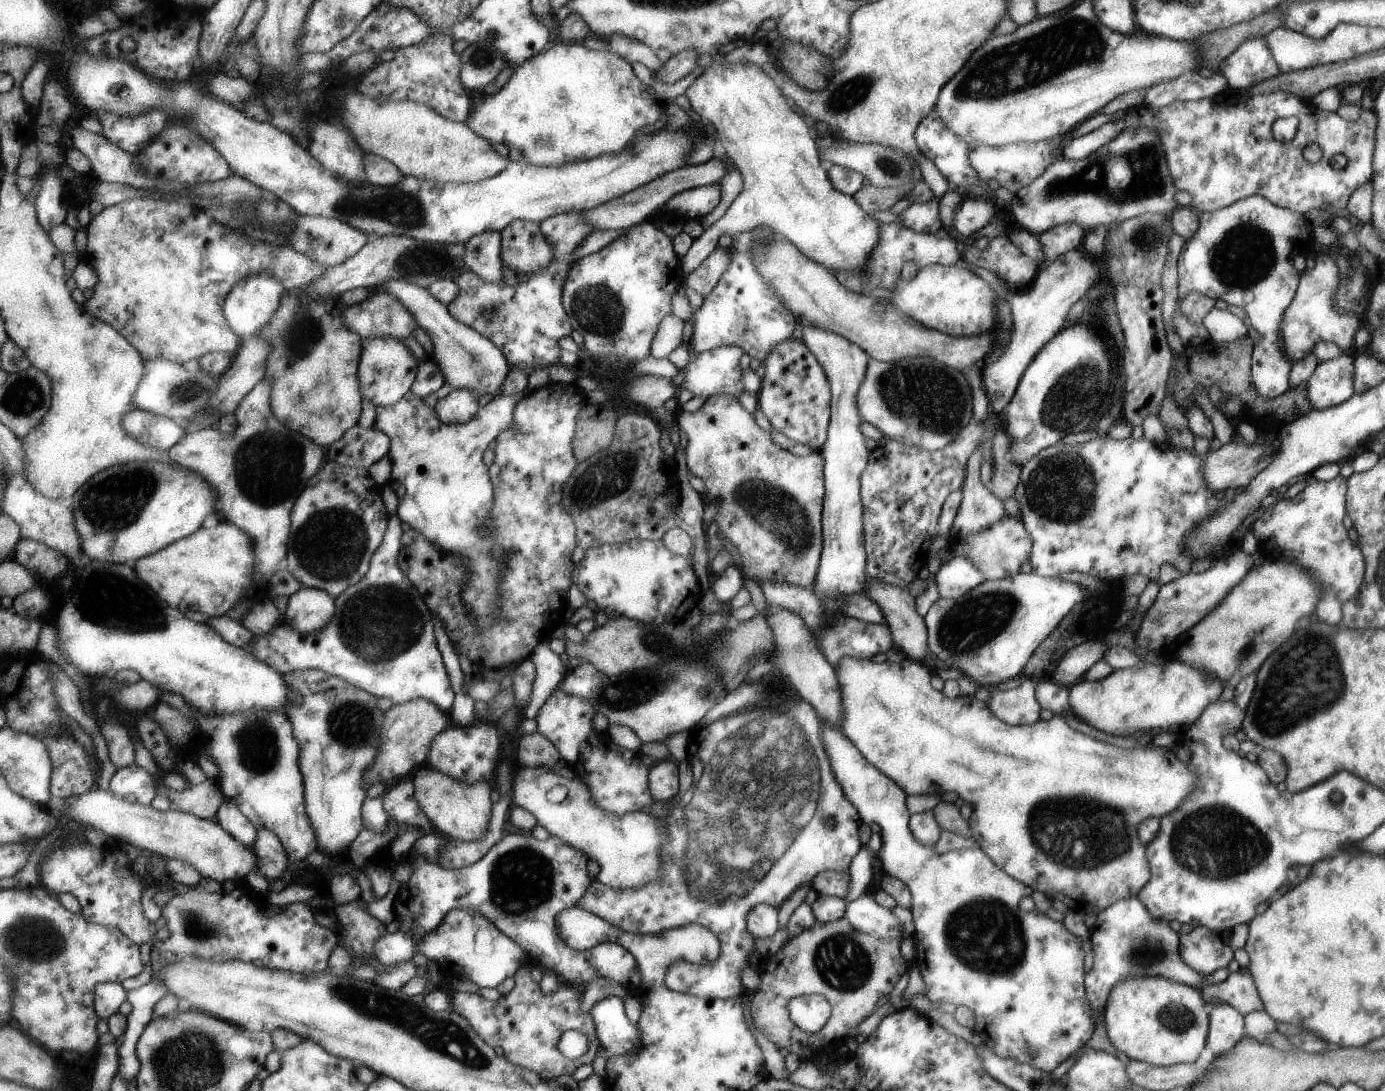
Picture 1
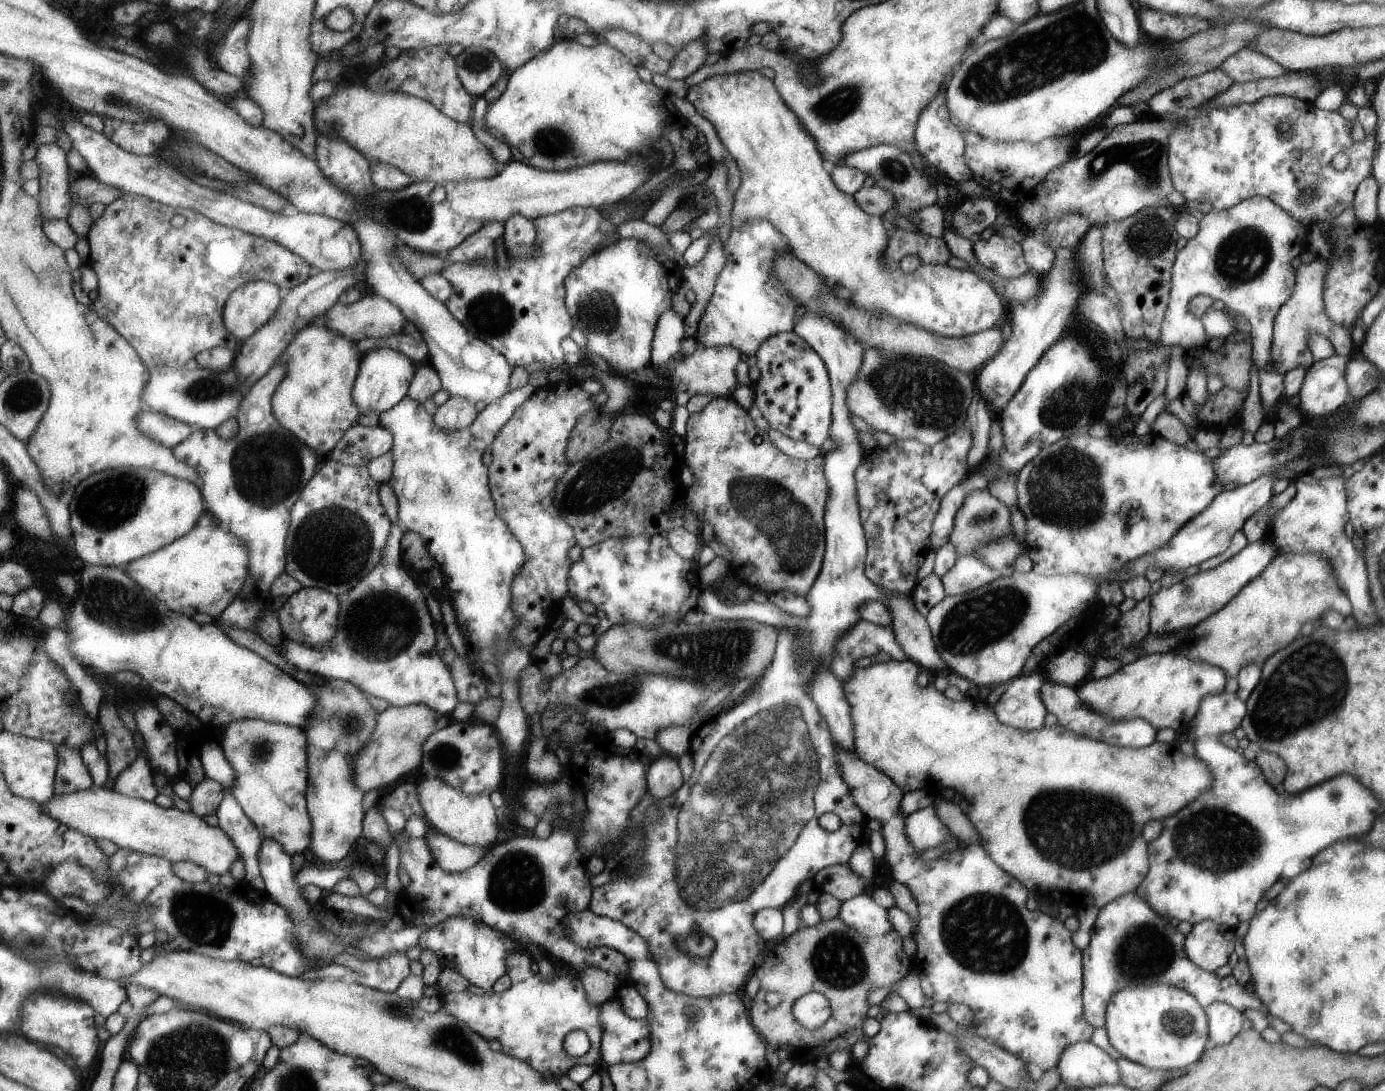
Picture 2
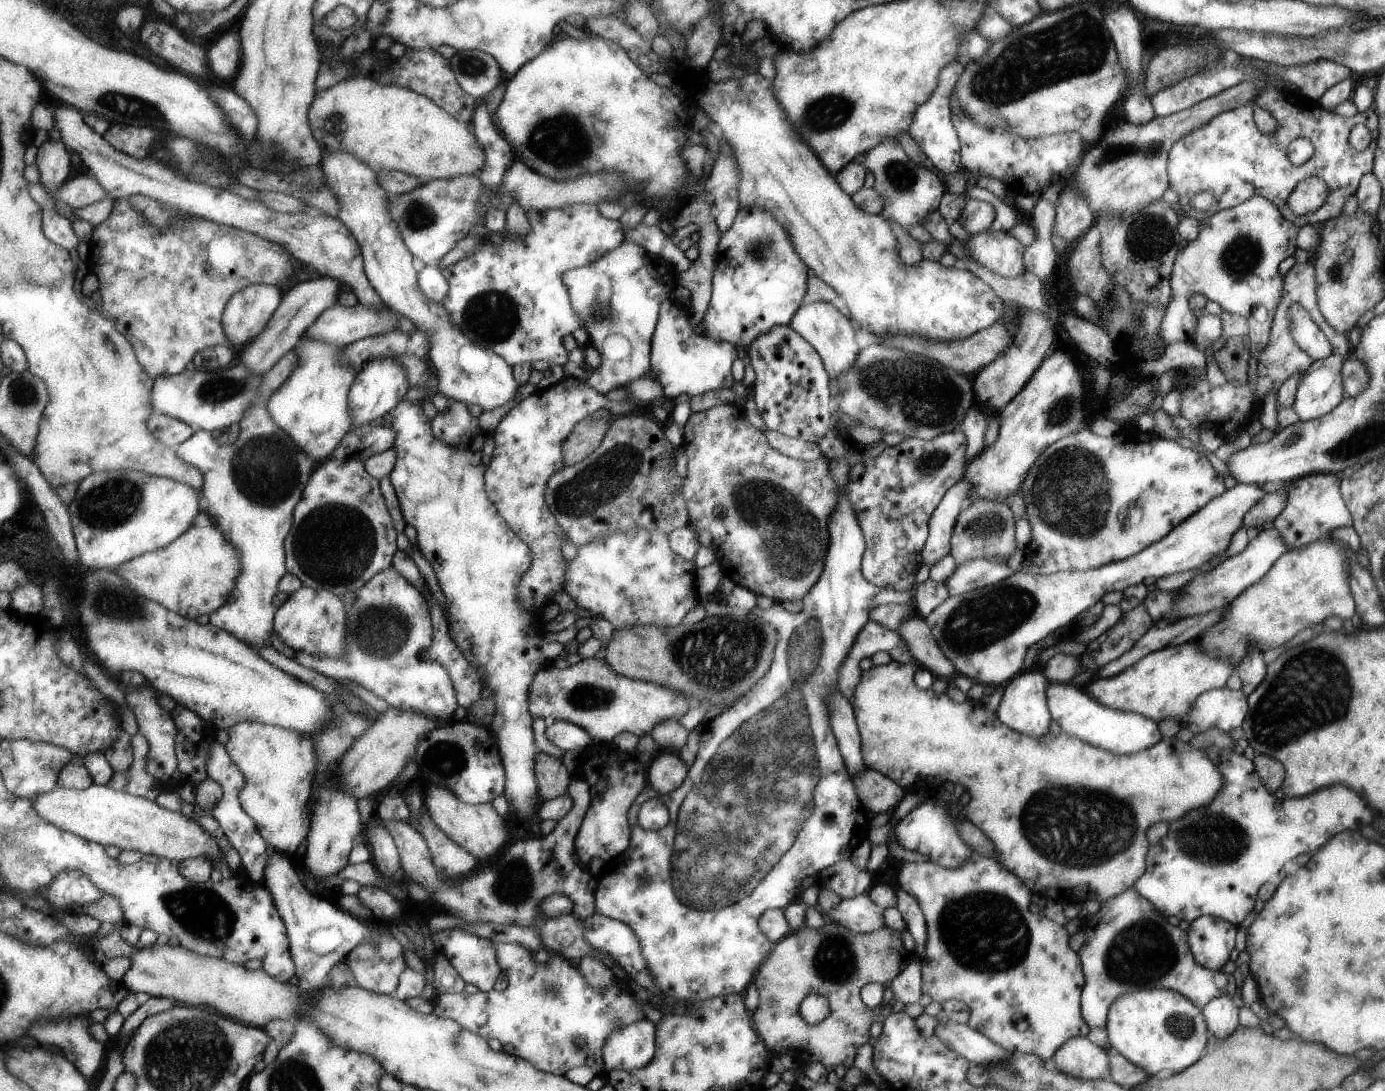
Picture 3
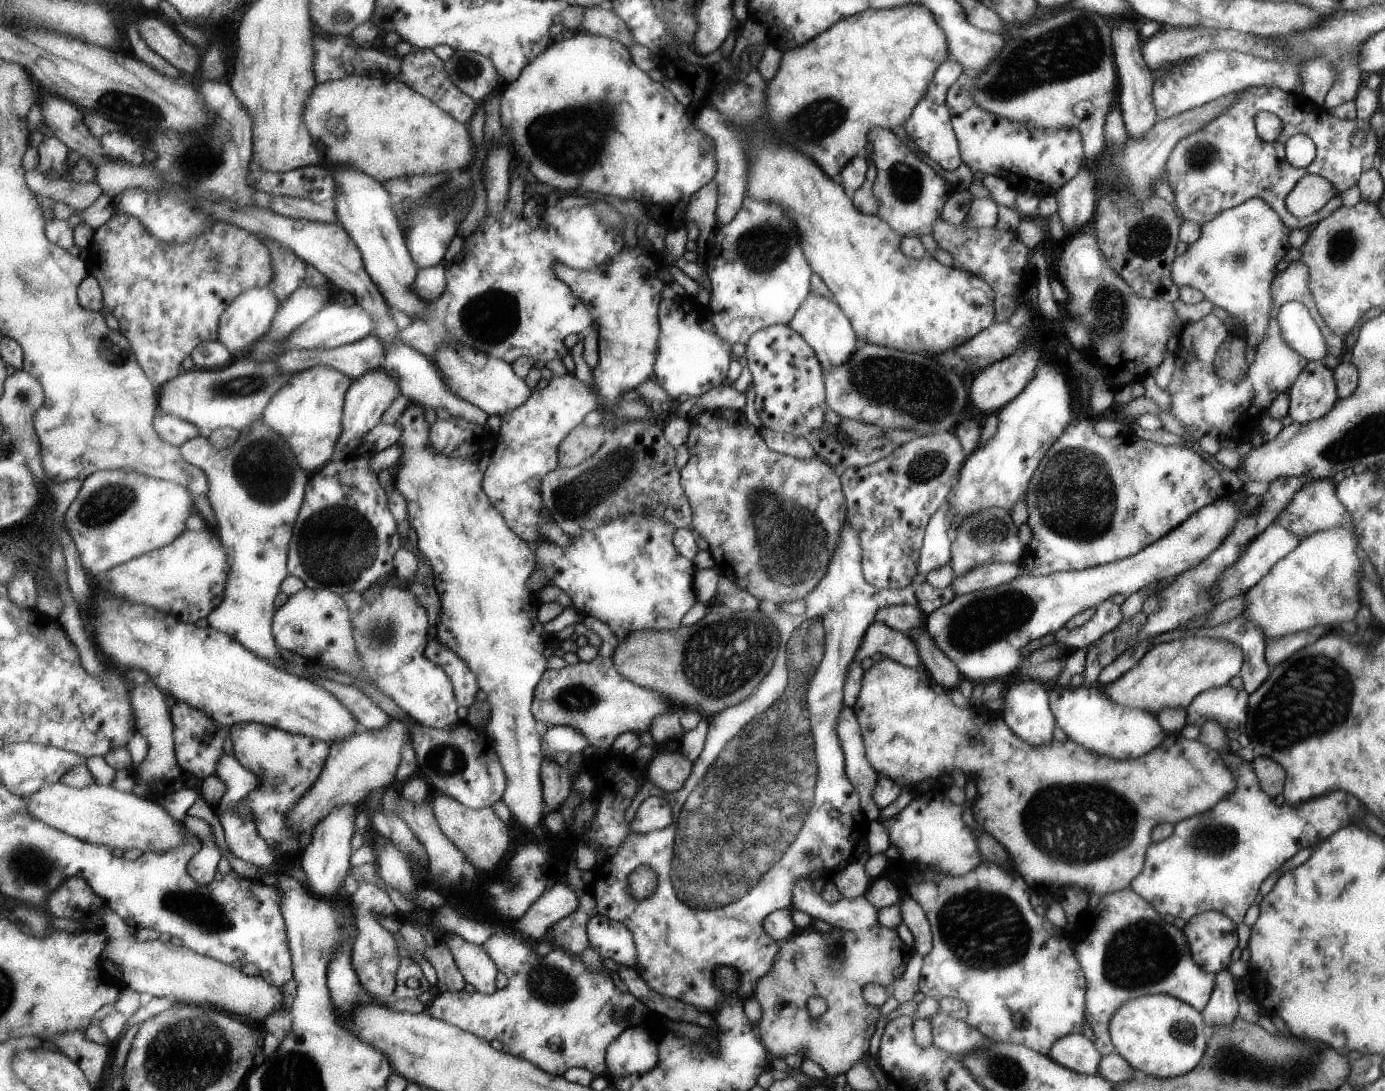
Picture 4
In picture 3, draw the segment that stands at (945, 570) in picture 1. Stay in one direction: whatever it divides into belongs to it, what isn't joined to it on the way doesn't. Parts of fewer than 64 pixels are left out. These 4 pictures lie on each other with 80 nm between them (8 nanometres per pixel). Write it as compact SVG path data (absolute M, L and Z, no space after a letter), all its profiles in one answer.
M977 558L959 564L953 570L953 574L945 580L944 586L949 595L961 595L1003 581L1013 573L1005 561L995 562Z

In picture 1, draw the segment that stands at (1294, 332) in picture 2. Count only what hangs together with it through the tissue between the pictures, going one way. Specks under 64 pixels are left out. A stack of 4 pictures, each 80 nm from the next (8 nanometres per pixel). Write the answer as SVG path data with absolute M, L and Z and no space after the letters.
M1338 241L1328 248L1329 253L1317 255L1311 270L1306 268L1299 275L1298 292L1287 306L1282 316L1282 350L1291 362L1298 361L1309 353L1317 341L1335 343L1344 351L1354 342L1354 334L1360 324L1361 314L1339 312L1334 307L1334 294L1340 283L1339 273L1333 261L1333 254L1344 254L1344 248Z

